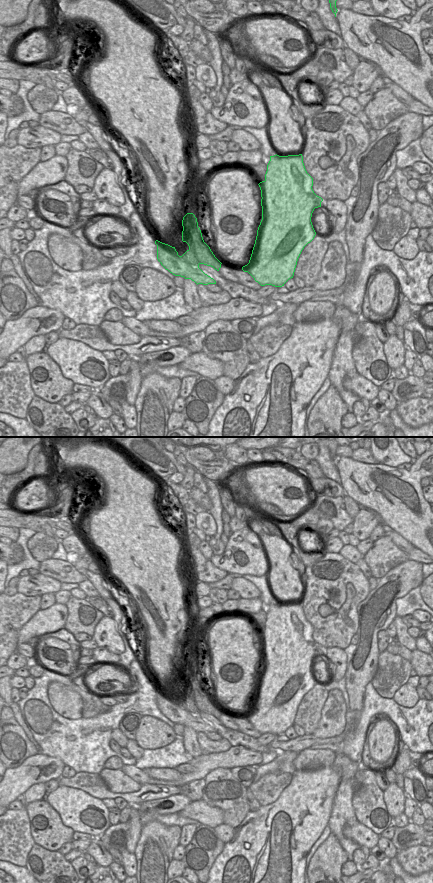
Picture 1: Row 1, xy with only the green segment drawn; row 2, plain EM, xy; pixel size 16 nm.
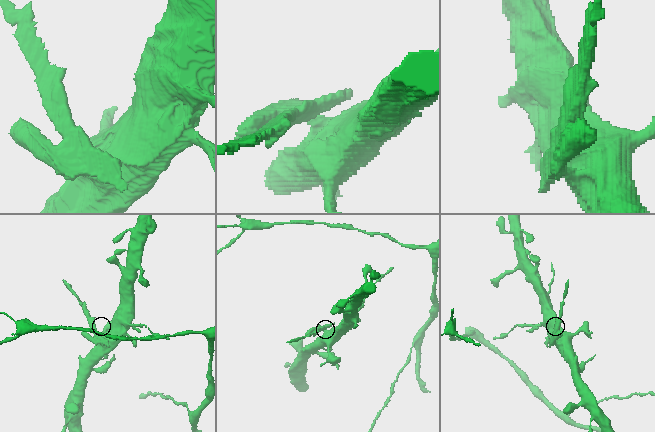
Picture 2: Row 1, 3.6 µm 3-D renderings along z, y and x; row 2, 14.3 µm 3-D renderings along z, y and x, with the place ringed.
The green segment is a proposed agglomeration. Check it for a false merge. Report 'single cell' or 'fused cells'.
fused cells

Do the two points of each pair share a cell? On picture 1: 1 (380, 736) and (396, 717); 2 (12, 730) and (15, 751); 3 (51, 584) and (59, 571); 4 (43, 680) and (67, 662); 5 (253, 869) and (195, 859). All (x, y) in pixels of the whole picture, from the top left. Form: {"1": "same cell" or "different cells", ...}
{"1": "different cells", "2": "same cell", "3": "different cells", "4": "different cells", "5": "different cells"}

